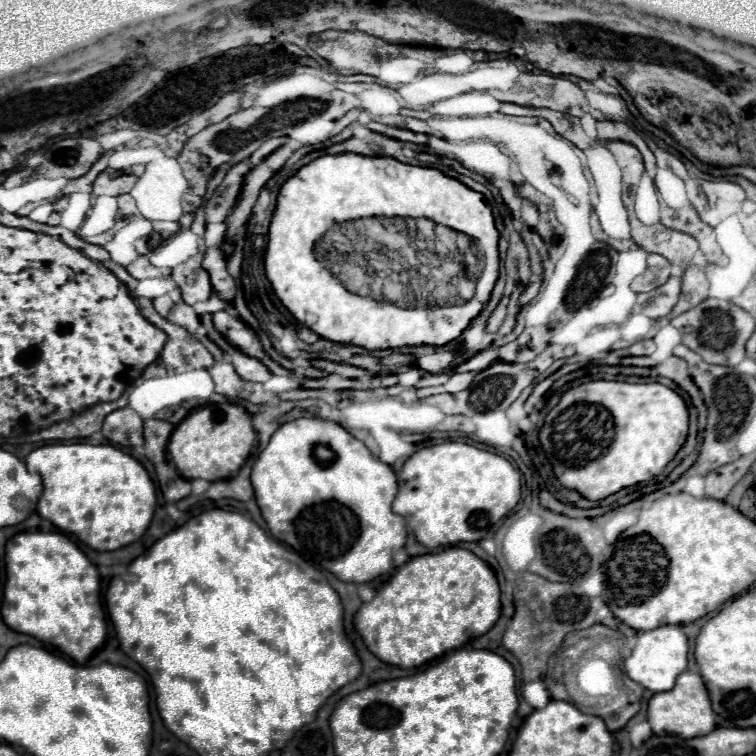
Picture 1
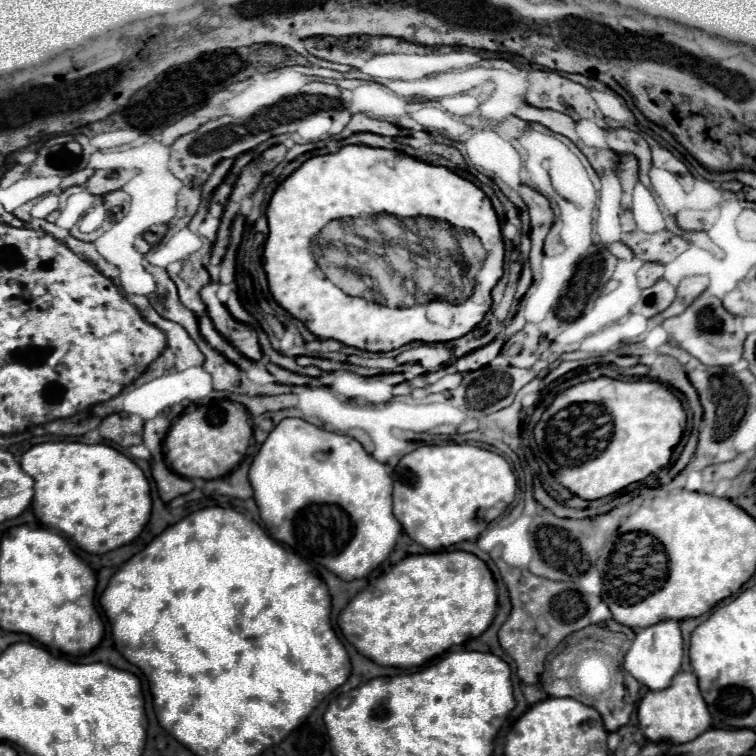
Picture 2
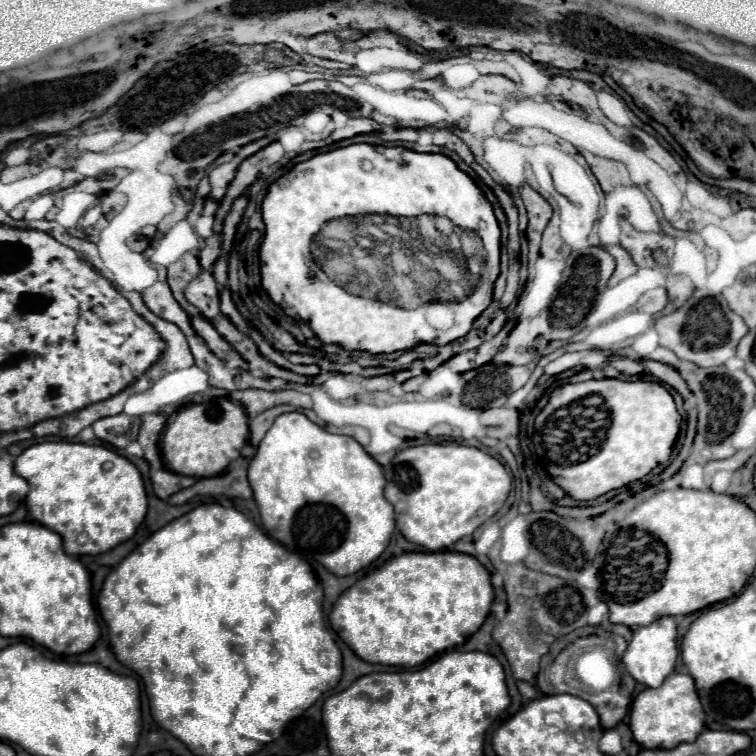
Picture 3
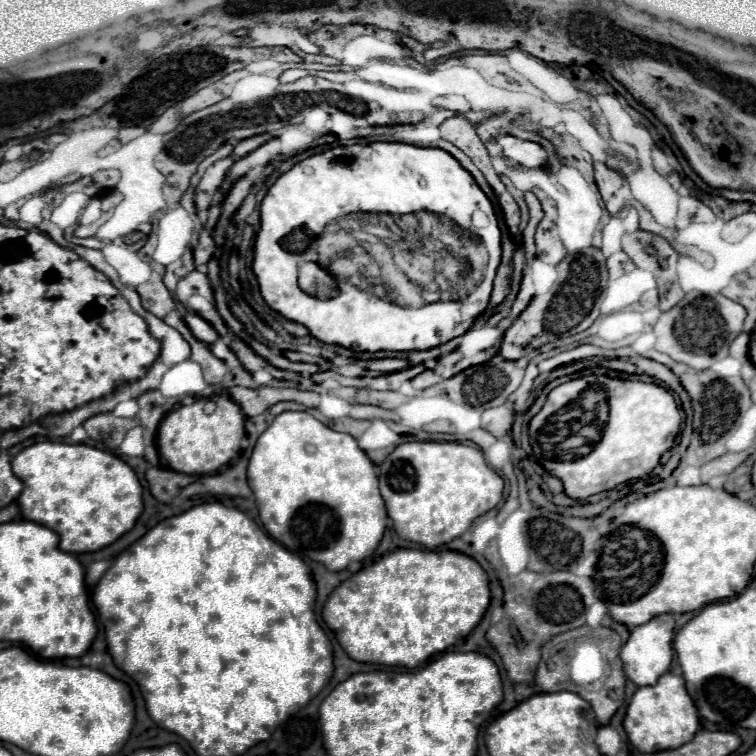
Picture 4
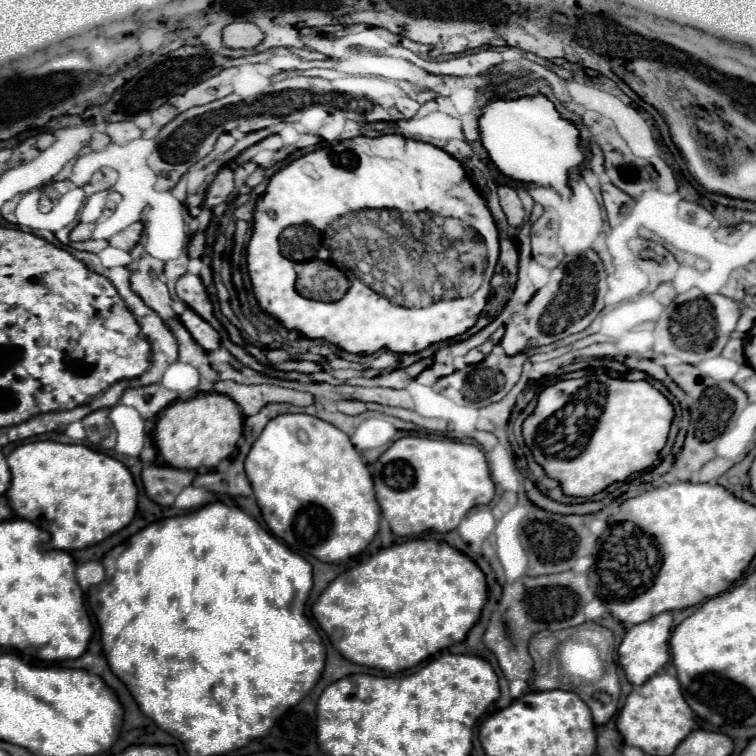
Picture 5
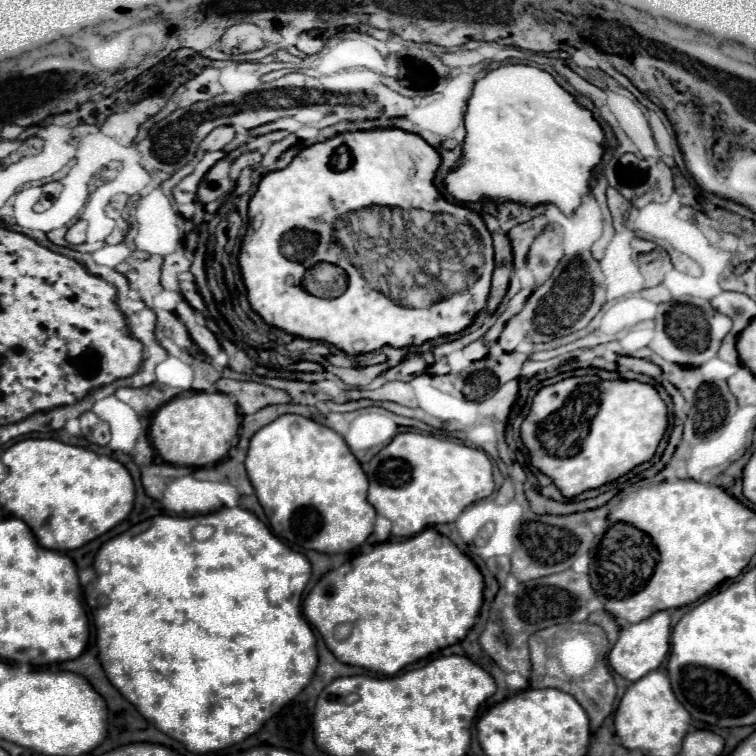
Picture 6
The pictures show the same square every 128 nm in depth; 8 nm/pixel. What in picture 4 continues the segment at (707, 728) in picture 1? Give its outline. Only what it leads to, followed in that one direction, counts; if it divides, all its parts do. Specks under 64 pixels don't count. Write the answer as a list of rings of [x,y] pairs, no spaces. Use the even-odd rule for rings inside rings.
[[[662,674],[654,686],[638,688],[626,708],[624,716],[624,730],[628,740],[640,752],[656,752],[656,750],[672,750],[688,740],[698,732],[700,718],[692,698],[684,688],[684,678],[676,674]]]

